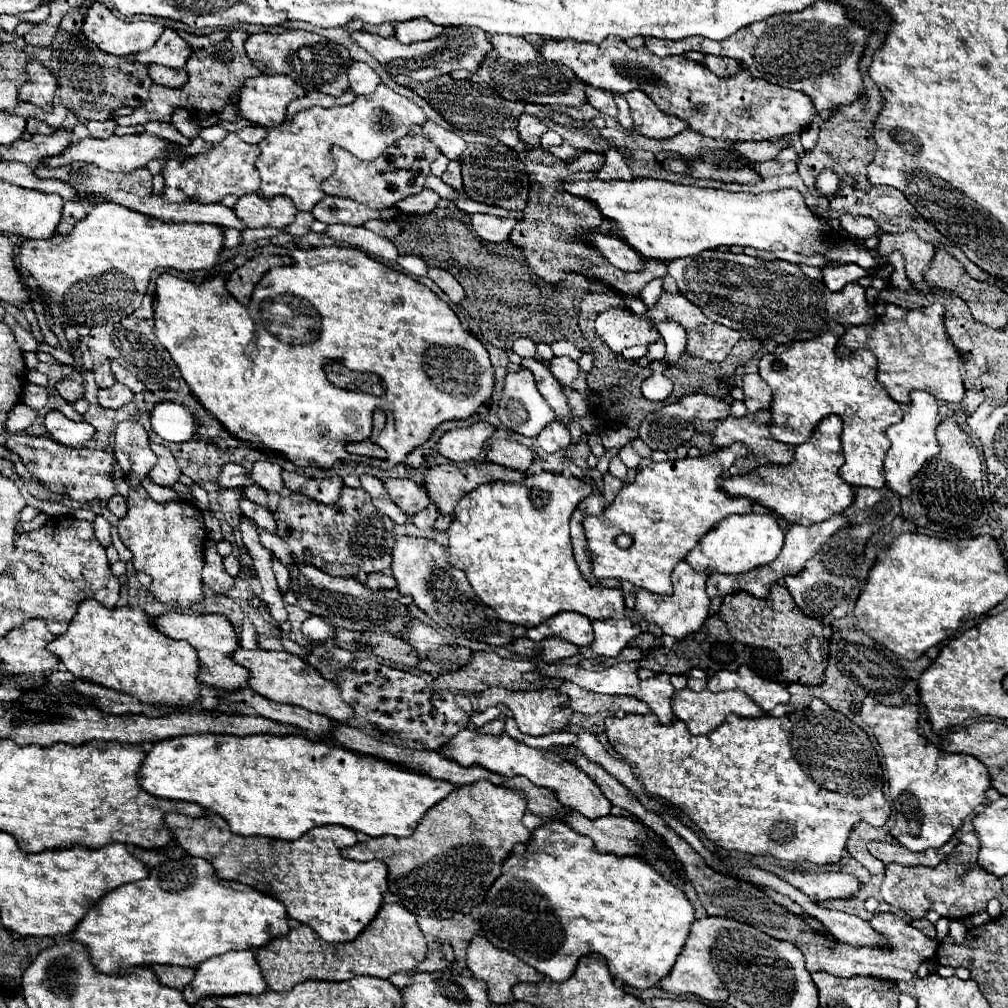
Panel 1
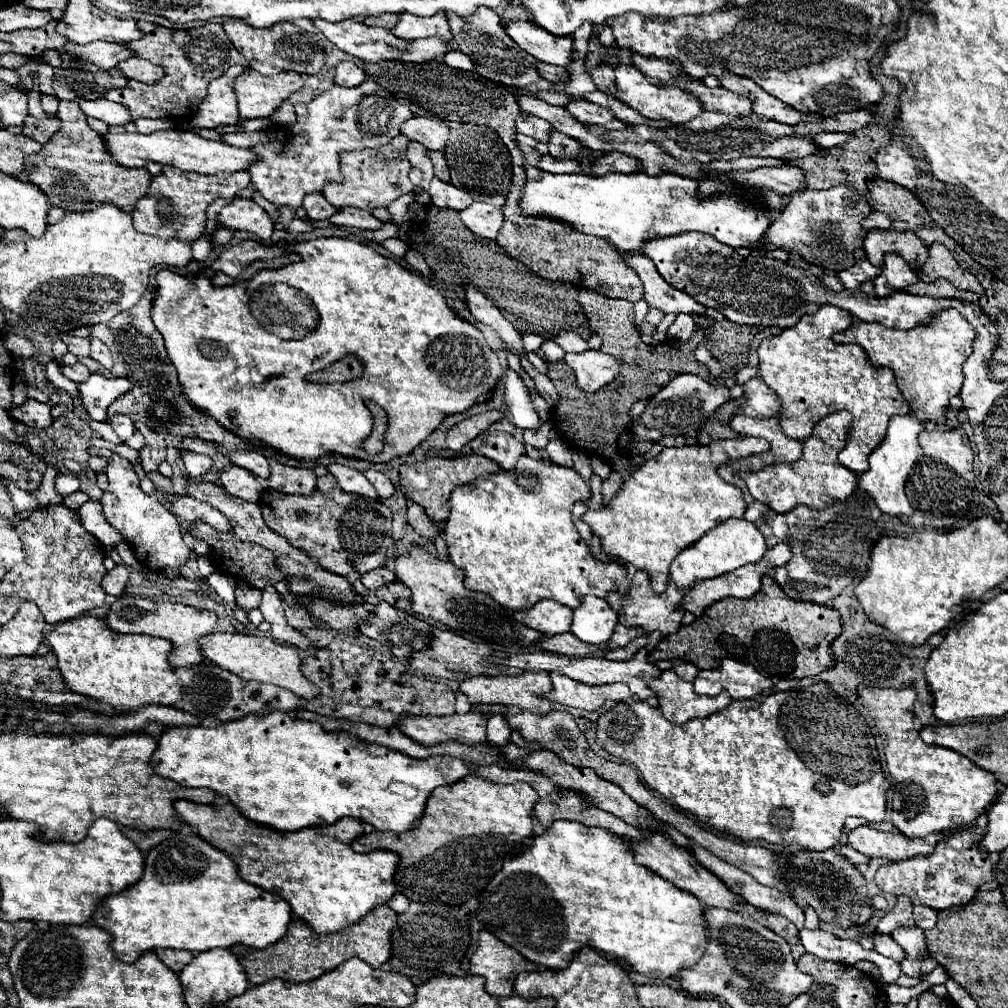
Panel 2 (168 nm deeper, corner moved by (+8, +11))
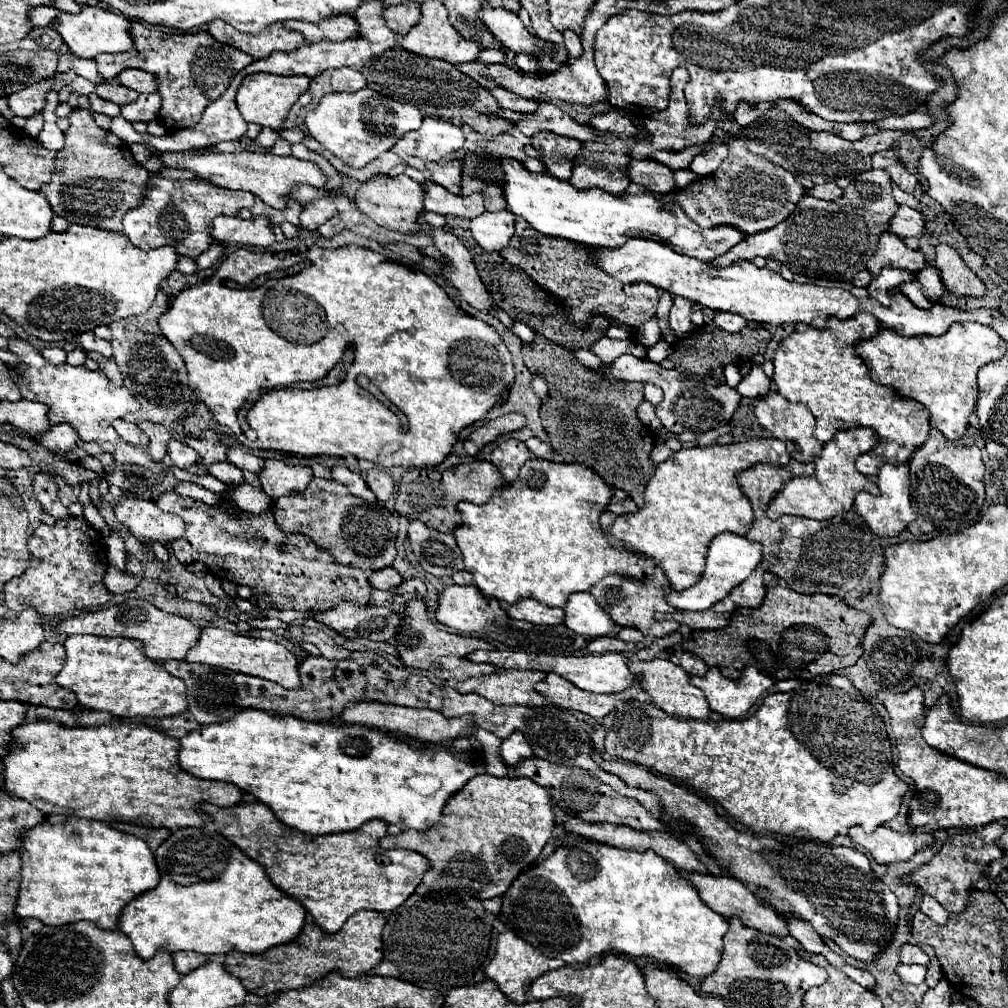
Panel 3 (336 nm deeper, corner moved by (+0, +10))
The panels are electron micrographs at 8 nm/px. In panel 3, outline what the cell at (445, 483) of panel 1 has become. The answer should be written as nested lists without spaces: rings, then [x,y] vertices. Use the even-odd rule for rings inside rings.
[[[474,460],[470,464],[460,464],[450,470],[444,470],[438,474],[438,470],[432,468],[412,468],[408,470],[398,486],[396,496],[396,514],[406,516],[410,520],[420,520],[428,528],[438,532],[452,532],[456,526],[460,526],[460,514],[456,504],[458,502],[472,502],[472,504],[484,504],[494,490],[504,486],[504,480],[498,472],[498,468],[492,462]]]

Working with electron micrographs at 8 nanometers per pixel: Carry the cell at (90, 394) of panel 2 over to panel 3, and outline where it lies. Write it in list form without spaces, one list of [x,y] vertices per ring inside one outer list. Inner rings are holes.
[[[18,338],[8,340],[8,350],[20,360],[18,366],[8,366],[8,372],[18,384],[22,398],[46,404],[50,426],[66,422],[78,432],[82,442],[116,442],[118,434],[112,428],[112,420],[140,410],[140,404],[130,390],[126,386],[114,386],[102,370],[88,370],[86,366],[74,368],[66,362],[54,366],[46,362],[34,346]]]

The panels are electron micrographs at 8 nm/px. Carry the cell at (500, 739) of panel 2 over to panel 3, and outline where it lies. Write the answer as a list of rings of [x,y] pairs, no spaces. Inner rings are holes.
[[[514,732],[508,740],[502,742],[500,754],[502,754],[502,758],[504,758],[504,762],[508,766],[518,766],[522,760],[534,756],[534,752],[528,746],[528,742],[526,742],[526,738],[524,738],[522,732]]]

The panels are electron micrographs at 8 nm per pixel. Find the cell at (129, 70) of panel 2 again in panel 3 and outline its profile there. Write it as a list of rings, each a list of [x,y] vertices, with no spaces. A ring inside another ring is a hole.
[[[126,68],[124,72],[118,74],[118,82],[136,92],[156,92],[156,78],[144,70]]]

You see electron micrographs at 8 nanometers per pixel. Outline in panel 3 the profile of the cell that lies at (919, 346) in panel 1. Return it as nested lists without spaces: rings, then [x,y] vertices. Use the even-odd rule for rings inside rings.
[[[964,322],[952,324],[944,336],[920,338],[904,338],[882,328],[876,338],[856,344],[856,352],[868,366],[870,378],[876,384],[896,390],[904,400],[924,404],[932,414],[930,424],[948,440],[960,440],[978,400],[976,374],[982,366],[996,362],[1006,354],[1006,342],[988,326]]]

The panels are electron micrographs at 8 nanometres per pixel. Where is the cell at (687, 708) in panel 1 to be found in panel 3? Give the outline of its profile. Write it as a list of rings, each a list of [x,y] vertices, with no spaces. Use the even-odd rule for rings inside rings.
[[[658,658],[648,660],[648,662],[628,660],[628,668],[636,676],[636,682],[642,686],[642,690],[646,690],[650,694],[652,702],[656,706],[660,706],[664,712],[678,716],[678,718],[702,718],[702,720],[706,720],[710,716],[708,702],[704,700],[704,694],[700,692],[700,688],[692,686],[688,680],[688,674],[680,666],[672,664],[670,660],[658,660]]]

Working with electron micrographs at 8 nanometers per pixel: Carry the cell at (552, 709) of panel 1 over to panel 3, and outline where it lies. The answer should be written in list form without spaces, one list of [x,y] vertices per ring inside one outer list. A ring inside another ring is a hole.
[[[500,670],[458,682],[456,690],[460,694],[476,692],[496,706],[544,706],[546,698],[534,690],[534,684],[544,678],[544,672],[534,670]]]

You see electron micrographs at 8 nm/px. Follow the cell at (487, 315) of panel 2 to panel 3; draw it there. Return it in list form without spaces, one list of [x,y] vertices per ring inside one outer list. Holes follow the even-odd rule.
[[[436,228],[432,230],[432,238],[436,242],[436,248],[450,260],[450,266],[442,266],[444,276],[458,288],[460,296],[474,308],[488,312],[488,306],[492,306],[492,298],[484,284],[478,278],[476,266],[472,262],[472,256],[468,248],[462,244],[460,238],[456,238],[452,232]]]

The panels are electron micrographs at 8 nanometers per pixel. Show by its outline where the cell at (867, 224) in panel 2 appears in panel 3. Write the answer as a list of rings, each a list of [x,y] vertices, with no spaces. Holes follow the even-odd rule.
[[[900,206],[896,216],[892,218],[890,232],[900,236],[900,238],[906,238],[906,236],[924,236],[926,220],[922,218],[922,214],[918,210],[912,210],[908,206]]]

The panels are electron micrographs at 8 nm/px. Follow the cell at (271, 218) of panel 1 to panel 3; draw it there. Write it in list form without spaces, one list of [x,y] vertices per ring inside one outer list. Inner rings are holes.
[[[218,216],[212,228],[212,240],[216,244],[236,244],[236,246],[270,246],[274,244],[274,234],[270,222],[262,216],[242,220],[232,216]]]

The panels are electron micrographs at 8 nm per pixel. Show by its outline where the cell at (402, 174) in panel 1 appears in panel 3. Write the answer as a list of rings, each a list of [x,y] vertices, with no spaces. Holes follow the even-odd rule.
[[[376,176],[370,182],[364,182],[356,194],[356,206],[370,216],[378,226],[386,228],[386,230],[394,230],[394,232],[402,232],[402,234],[418,234],[424,232],[424,228],[420,226],[422,220],[422,206],[424,200],[424,190],[422,184],[414,182],[408,176],[398,176],[398,178],[386,178],[386,176]]]

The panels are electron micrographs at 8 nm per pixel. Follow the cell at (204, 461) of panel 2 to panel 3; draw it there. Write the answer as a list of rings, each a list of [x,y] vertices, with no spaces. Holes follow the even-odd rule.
[[[178,440],[168,442],[168,456],[172,458],[172,464],[178,468],[188,468],[192,464],[198,464],[198,460],[200,460],[200,456],[192,448],[188,448],[186,444],[182,444]]]

